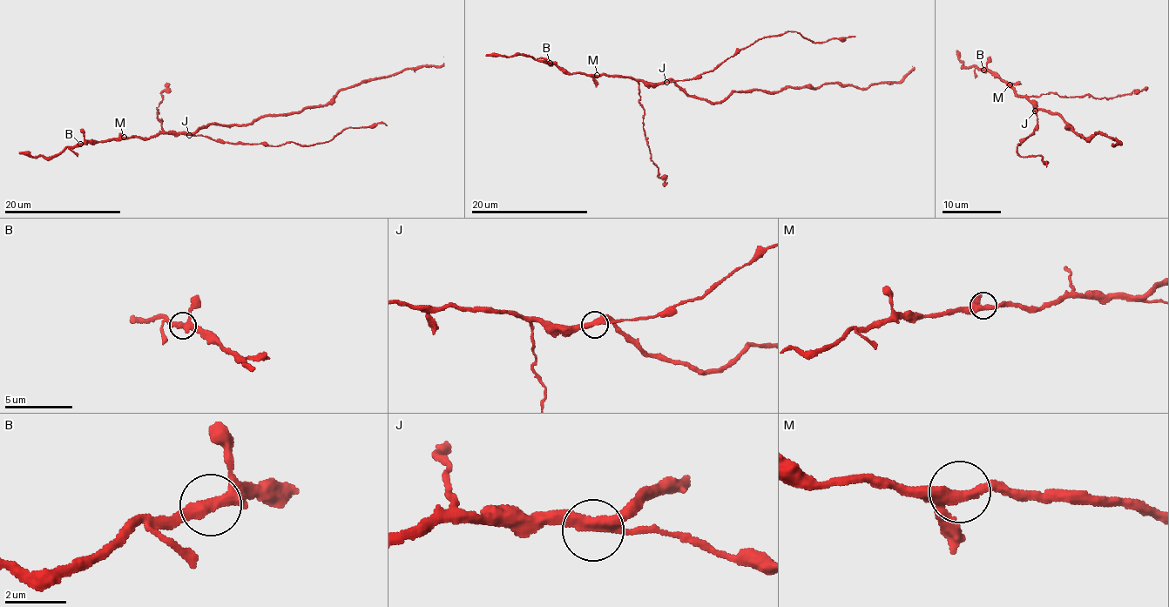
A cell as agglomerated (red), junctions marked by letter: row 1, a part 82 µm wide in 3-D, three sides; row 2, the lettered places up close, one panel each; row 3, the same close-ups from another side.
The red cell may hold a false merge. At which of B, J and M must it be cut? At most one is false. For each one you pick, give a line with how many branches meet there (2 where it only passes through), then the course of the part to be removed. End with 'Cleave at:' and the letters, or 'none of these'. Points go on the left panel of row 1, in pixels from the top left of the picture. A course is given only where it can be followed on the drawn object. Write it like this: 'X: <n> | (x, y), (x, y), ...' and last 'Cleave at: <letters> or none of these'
J: 3 | (189, 135), (237, 143), (274, 146), (288, 141), (302, 146), (326, 143), (345, 128), (384, 123), (388, 125)
Cleave at: J

